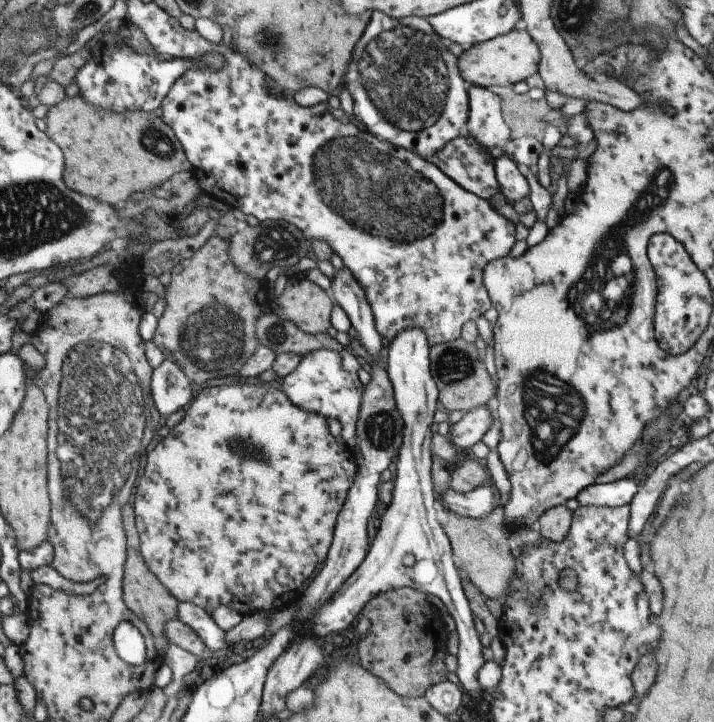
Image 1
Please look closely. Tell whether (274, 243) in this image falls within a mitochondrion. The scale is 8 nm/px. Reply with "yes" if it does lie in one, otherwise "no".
yes

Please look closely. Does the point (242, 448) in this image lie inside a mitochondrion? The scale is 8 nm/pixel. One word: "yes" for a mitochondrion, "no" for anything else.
yes

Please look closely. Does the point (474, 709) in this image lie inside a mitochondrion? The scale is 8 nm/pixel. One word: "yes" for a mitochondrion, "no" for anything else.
no

